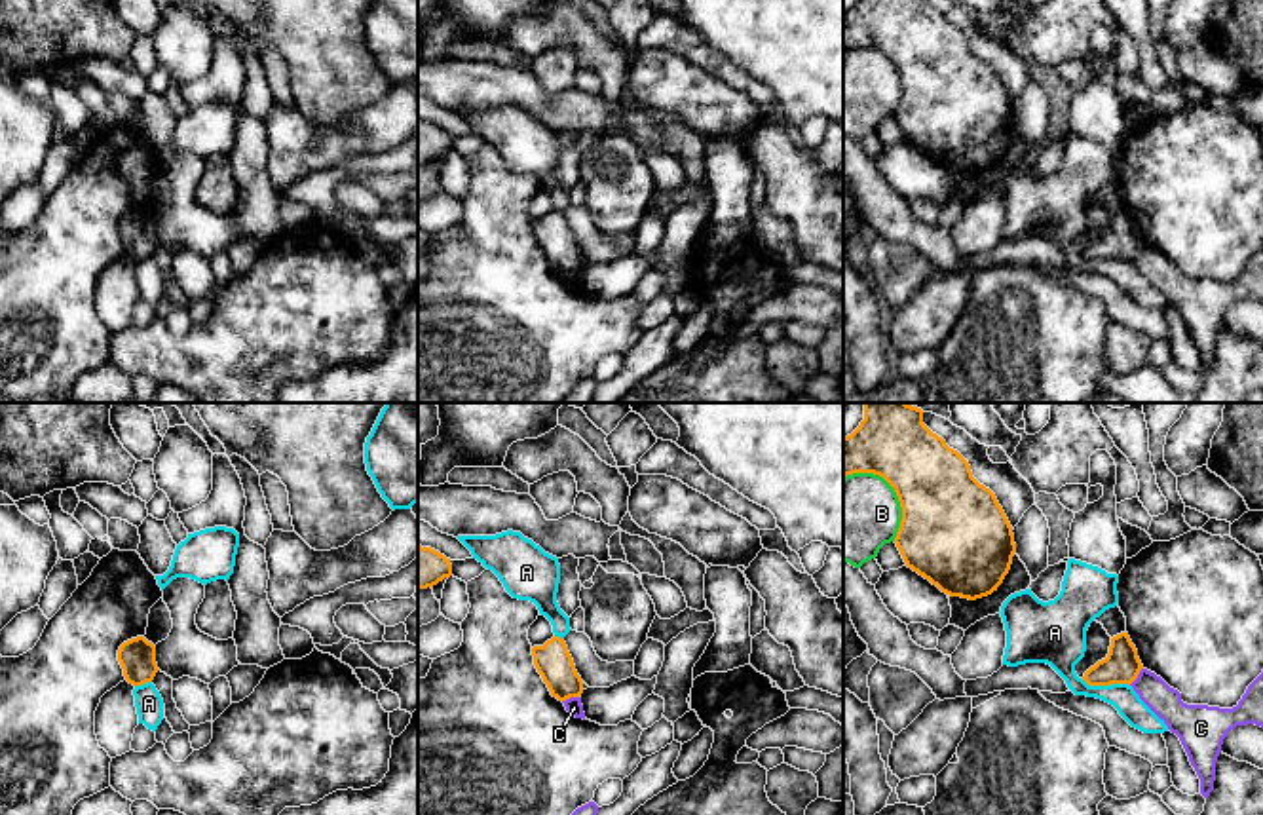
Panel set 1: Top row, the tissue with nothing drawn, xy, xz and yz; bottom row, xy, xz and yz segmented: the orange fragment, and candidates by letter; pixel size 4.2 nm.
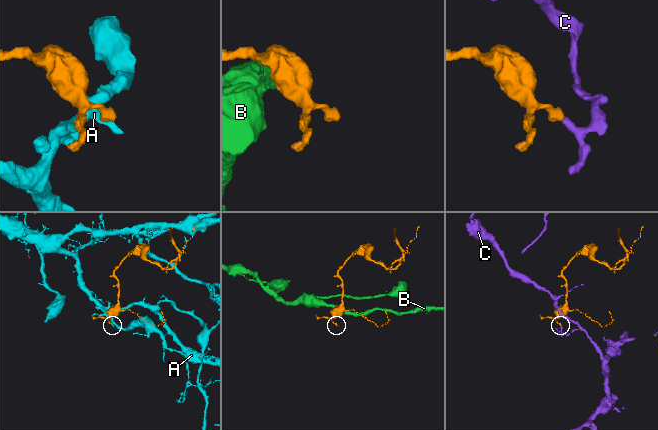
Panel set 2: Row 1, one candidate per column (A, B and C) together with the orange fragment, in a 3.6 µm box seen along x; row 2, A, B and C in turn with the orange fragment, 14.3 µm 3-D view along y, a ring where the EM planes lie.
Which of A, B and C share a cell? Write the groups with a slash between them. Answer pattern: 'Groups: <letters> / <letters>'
Groups: A / B / C

